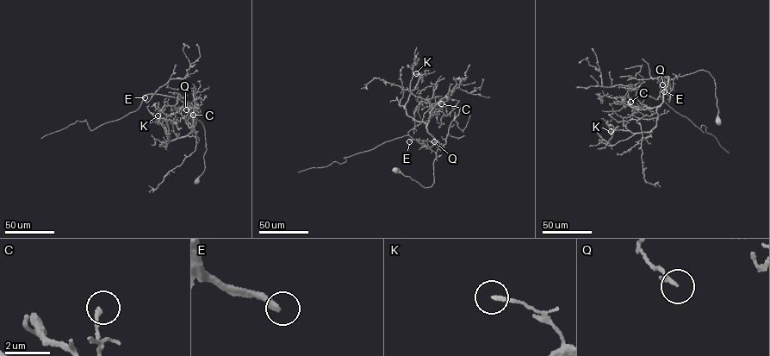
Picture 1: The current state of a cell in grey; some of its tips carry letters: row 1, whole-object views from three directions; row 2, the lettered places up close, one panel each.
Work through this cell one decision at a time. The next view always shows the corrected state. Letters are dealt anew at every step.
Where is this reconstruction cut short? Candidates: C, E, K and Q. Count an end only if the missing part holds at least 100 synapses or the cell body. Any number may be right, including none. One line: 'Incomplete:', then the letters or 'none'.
Incomplete: E

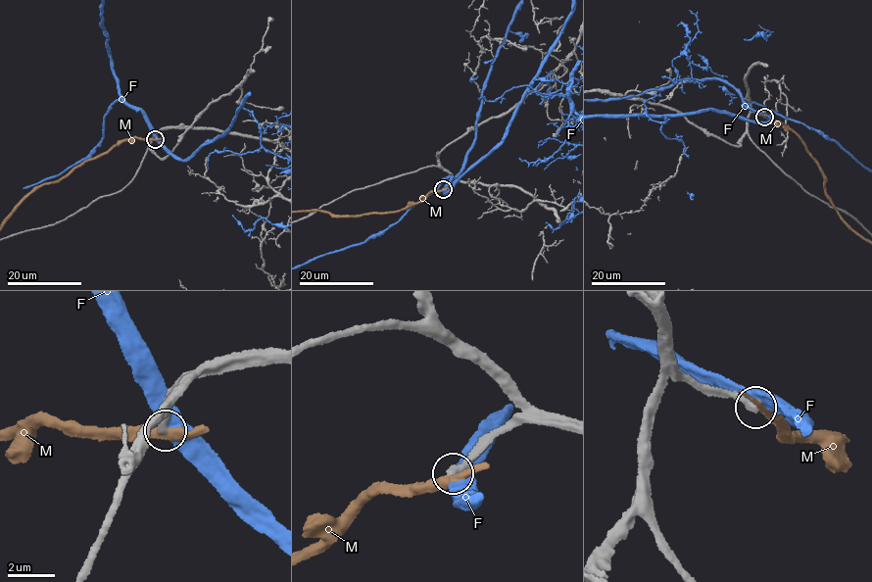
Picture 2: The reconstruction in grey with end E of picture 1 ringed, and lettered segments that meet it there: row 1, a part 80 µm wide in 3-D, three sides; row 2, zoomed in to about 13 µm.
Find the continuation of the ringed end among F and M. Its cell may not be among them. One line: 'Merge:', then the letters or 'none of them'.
Merge: none of them

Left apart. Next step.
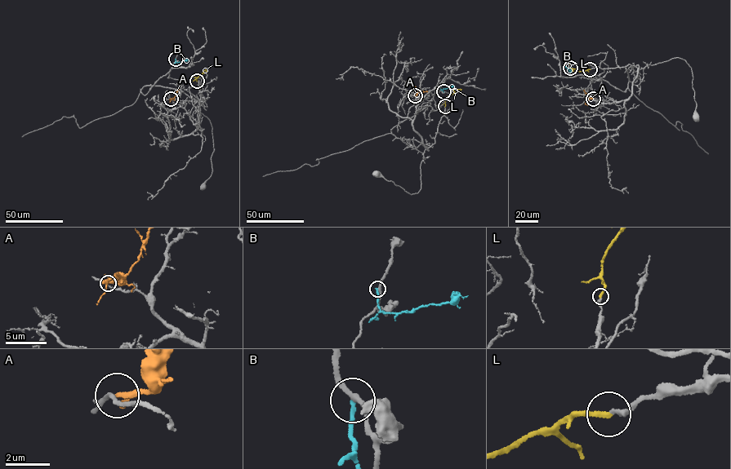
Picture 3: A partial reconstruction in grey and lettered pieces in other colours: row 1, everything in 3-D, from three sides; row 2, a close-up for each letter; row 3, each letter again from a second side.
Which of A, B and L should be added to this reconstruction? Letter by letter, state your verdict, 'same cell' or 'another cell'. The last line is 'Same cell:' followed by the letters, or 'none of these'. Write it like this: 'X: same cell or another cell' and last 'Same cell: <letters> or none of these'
A: another cell
B: another cell
L: same cell
Same cell: L

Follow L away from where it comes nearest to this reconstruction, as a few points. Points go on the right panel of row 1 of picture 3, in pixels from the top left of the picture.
L: (590, 69), (580, 71), (570, 68), (569, 65)

